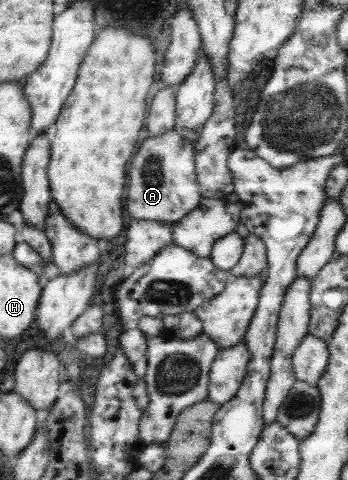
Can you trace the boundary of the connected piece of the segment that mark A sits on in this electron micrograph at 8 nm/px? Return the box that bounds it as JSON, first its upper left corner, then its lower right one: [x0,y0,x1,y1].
[126,128,204,223]

